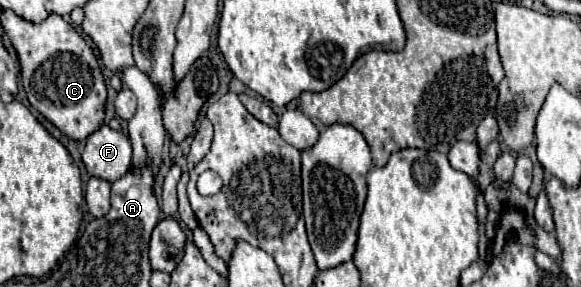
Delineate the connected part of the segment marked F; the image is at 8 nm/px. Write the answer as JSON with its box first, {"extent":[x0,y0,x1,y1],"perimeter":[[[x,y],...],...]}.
{"extent":[81,125,131,183],"perimeter":[[[101,125],[87,137],[81,157],[89,175],[113,183],[131,169],[131,143],[125,133]]]}

